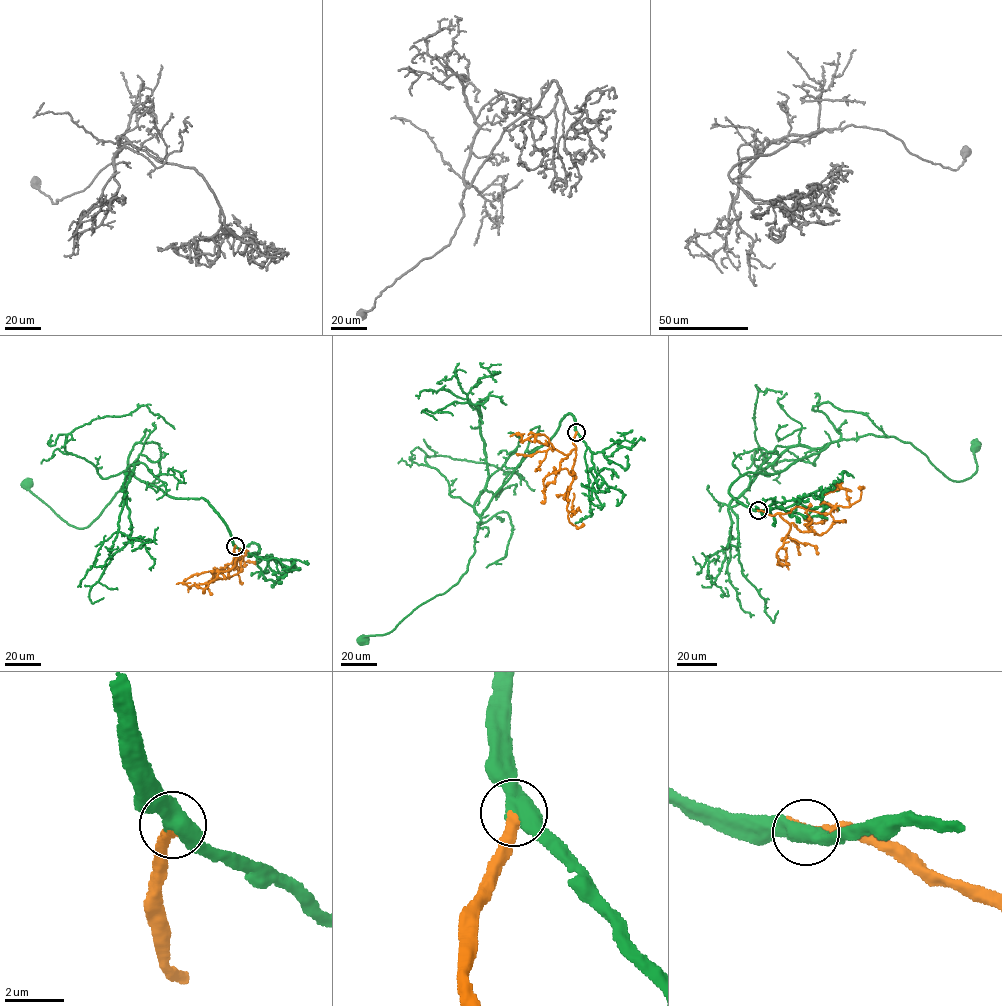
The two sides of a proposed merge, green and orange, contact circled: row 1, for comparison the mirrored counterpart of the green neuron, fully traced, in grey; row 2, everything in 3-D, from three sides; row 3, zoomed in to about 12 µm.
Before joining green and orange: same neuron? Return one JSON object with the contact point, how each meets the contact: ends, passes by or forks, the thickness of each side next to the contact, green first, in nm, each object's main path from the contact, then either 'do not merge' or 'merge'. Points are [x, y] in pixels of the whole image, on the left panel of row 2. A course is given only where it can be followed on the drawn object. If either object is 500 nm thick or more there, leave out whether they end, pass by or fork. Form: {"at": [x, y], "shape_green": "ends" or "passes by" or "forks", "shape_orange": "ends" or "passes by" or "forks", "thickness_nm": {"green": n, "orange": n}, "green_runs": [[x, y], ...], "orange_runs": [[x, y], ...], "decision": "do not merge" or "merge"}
{"at": [235, 546], "shape_green": "passes by", "shape_orange": "ends", "thickness_nm": {"green": 480, "orange": 480}, "green_runs": [[235, 546], [209, 502], [172, 498], [130, 472], [120, 491], [82, 528], [66, 522], [26, 483]], "orange_runs": [[235, 546], [238, 571], [245, 564], [239, 553]], "decision": "merge"}

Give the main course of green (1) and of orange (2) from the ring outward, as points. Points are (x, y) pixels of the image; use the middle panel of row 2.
1: (576, 432), (569, 413), (498, 490), (456, 584), (389, 632), (362, 639)
2: (576, 432), (573, 480), (567, 497), (566, 510), (574, 511), (571, 513), (573, 493)

